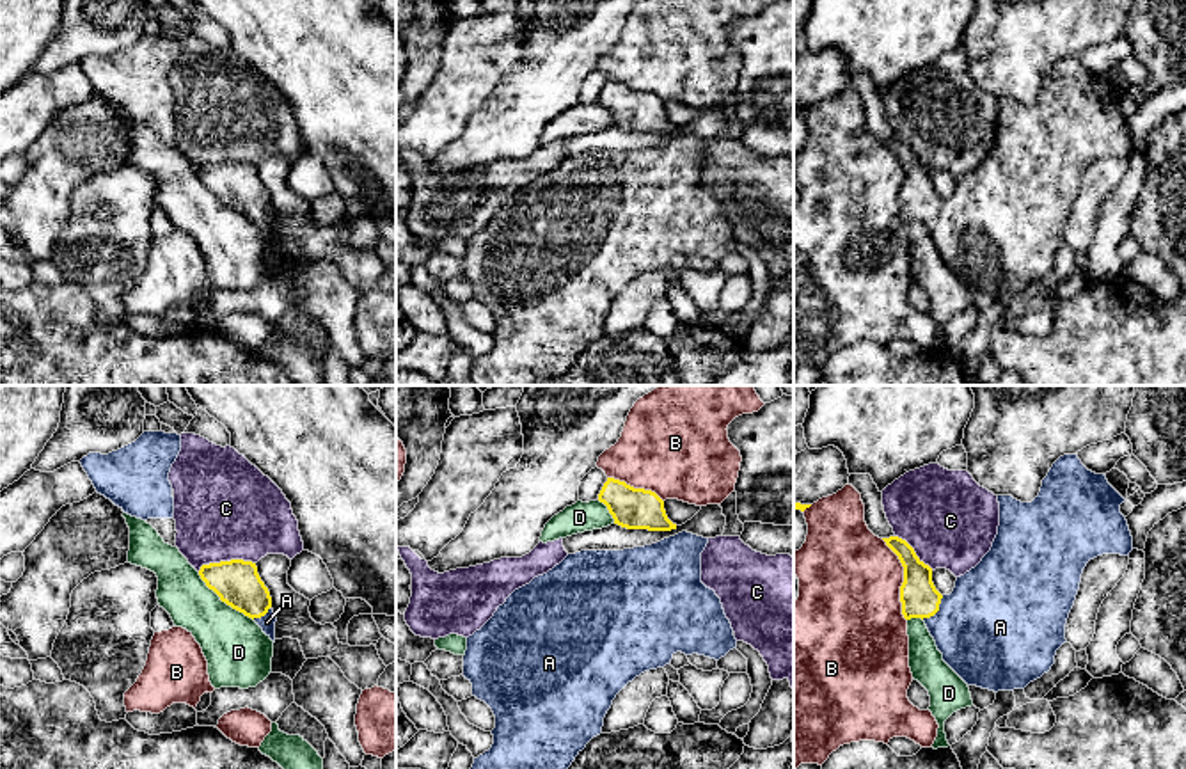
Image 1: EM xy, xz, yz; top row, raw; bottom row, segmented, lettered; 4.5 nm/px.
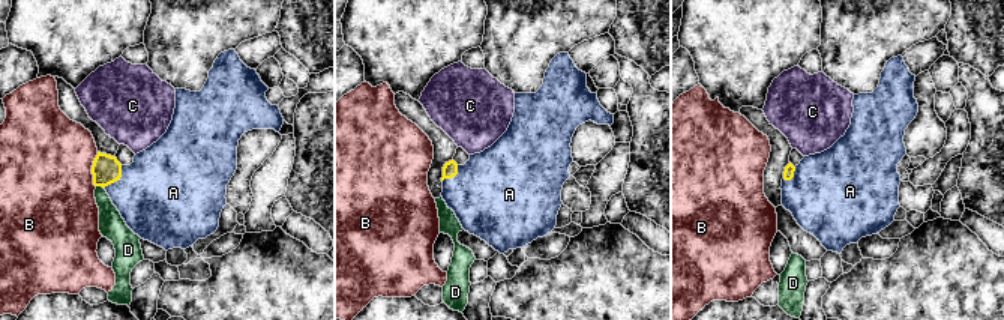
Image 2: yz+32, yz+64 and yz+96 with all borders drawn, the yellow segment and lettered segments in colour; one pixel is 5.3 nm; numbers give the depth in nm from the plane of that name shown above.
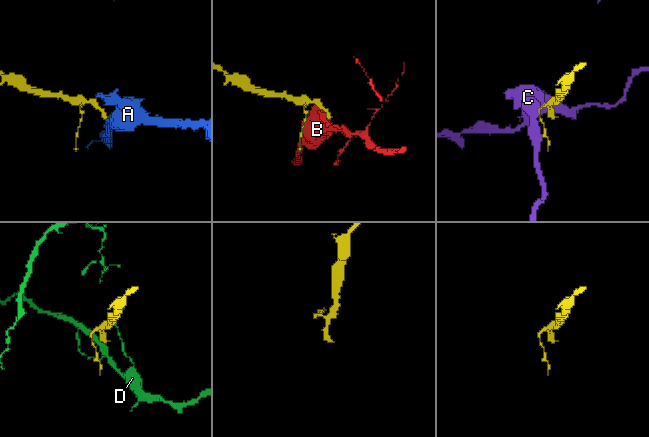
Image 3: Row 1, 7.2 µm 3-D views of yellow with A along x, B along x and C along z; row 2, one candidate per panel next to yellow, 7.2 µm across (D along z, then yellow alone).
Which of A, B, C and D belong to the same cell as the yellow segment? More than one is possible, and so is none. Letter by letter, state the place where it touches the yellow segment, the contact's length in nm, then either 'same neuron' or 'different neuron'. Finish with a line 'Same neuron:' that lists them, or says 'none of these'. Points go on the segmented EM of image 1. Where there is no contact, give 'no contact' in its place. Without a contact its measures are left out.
A: contact yz (936, 611); length 150 nm; same neuron
B: contact yz (904, 579); length 400 nm; different neuron
C: contact xy (226, 562); length 260 nm; different neuron
D: contact xy (224, 601); length 340 nm; different neuron
Same neuron: A

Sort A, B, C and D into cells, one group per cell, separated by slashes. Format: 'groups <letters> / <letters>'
groups A / B / C / D

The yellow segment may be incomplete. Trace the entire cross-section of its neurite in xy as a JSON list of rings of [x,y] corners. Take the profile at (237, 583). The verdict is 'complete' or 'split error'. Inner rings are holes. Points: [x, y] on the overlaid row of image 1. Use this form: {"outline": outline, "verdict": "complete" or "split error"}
{"outline": [[[231,559],[202,565],[201,579],[222,602],[252,618],[275,643],[275,613],[272,597],[252,561]]], "verdict": "split error"}

